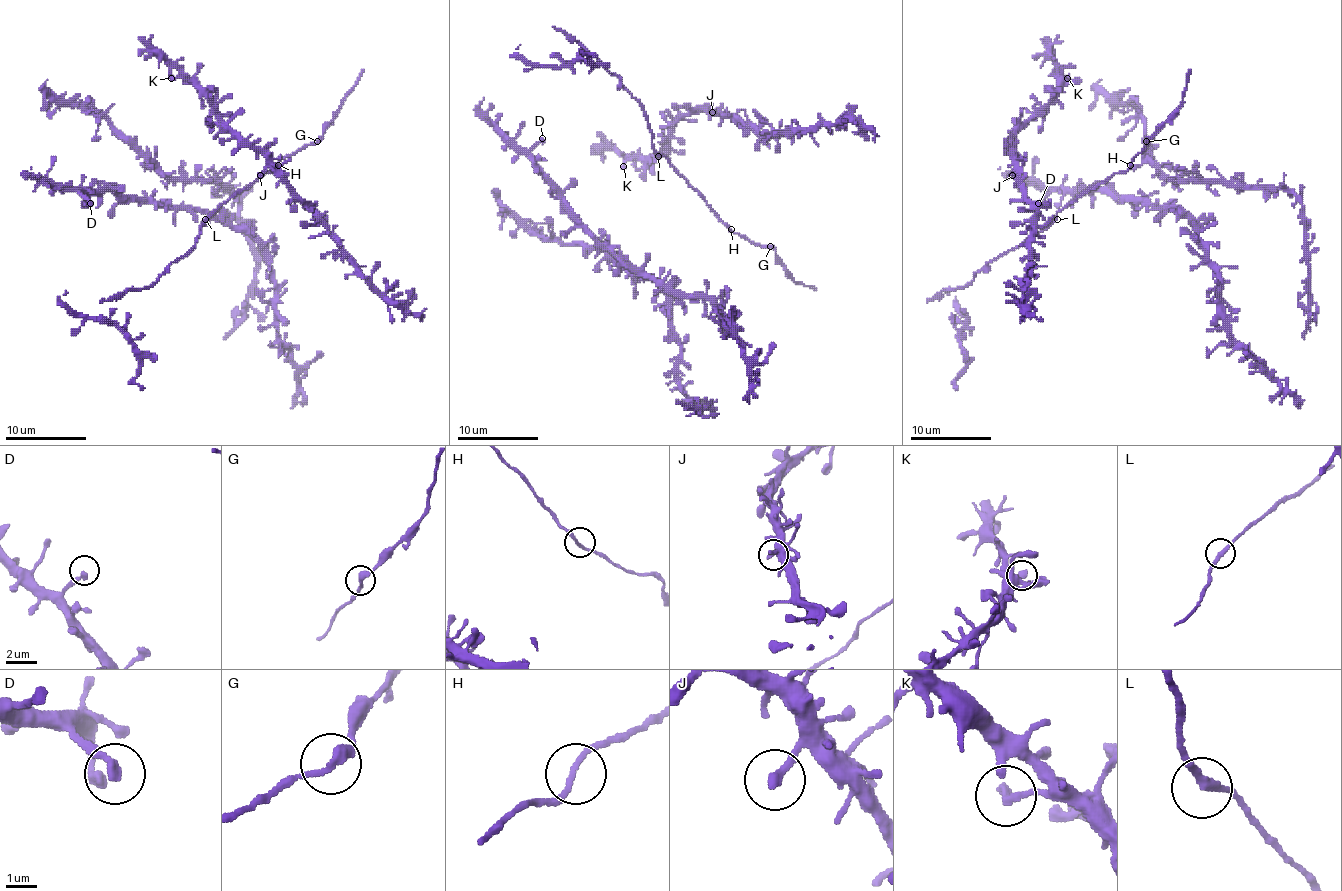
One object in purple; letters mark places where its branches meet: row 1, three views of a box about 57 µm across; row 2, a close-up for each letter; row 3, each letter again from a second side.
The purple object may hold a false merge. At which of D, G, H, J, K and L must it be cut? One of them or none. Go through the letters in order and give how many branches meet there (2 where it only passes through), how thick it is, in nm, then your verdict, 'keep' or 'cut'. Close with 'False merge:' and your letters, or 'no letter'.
D: 1 | 360 nm | keep
G: 2 | 280 nm | keep
H: 2 | 150 nm | keep
J: 1 | 340 nm | keep
K: 1 | 360 nm | keep
L: 2 | 240 nm | keep
False merge: no letter

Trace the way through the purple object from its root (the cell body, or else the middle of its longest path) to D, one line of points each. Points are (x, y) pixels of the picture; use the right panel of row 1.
D: (1158, 167), (1174, 189), (1174, 199), (1162, 205), (1121, 201), (1099, 191), (1051, 191), (1038, 203)

